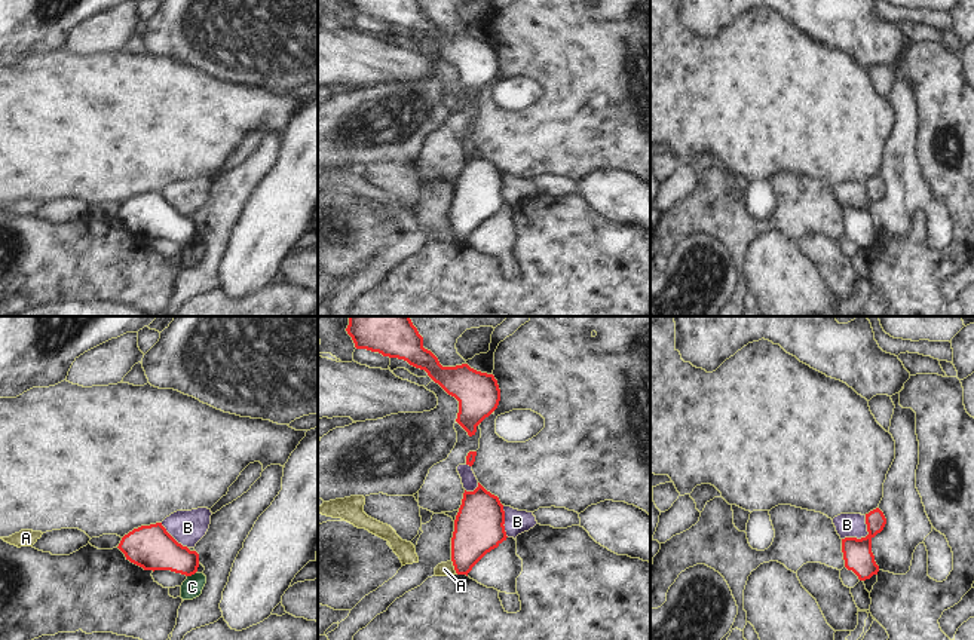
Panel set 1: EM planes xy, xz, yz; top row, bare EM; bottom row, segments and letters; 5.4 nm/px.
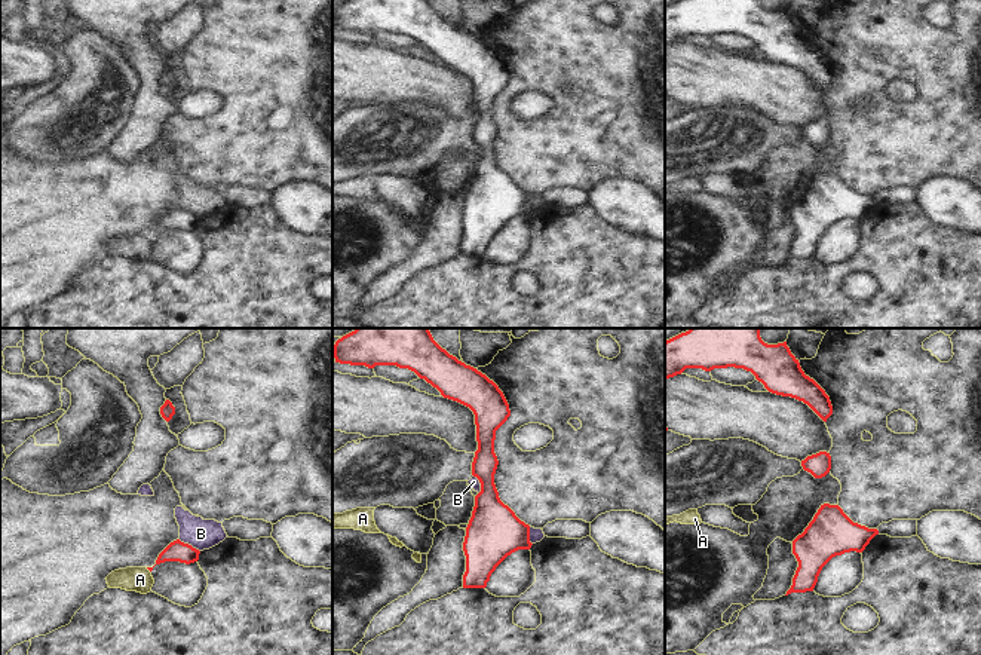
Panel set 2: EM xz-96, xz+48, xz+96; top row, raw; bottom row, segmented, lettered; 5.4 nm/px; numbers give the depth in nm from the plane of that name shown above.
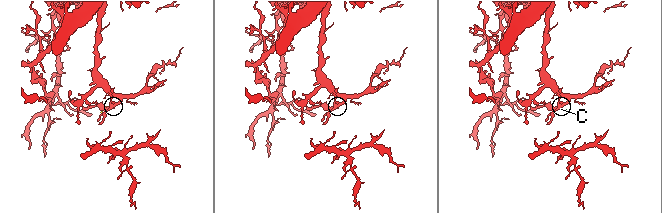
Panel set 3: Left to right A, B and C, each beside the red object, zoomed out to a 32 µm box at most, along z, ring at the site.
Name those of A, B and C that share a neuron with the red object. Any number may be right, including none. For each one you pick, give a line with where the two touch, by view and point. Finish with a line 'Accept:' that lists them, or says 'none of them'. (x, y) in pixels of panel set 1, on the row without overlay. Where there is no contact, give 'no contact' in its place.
Accept: none of them

